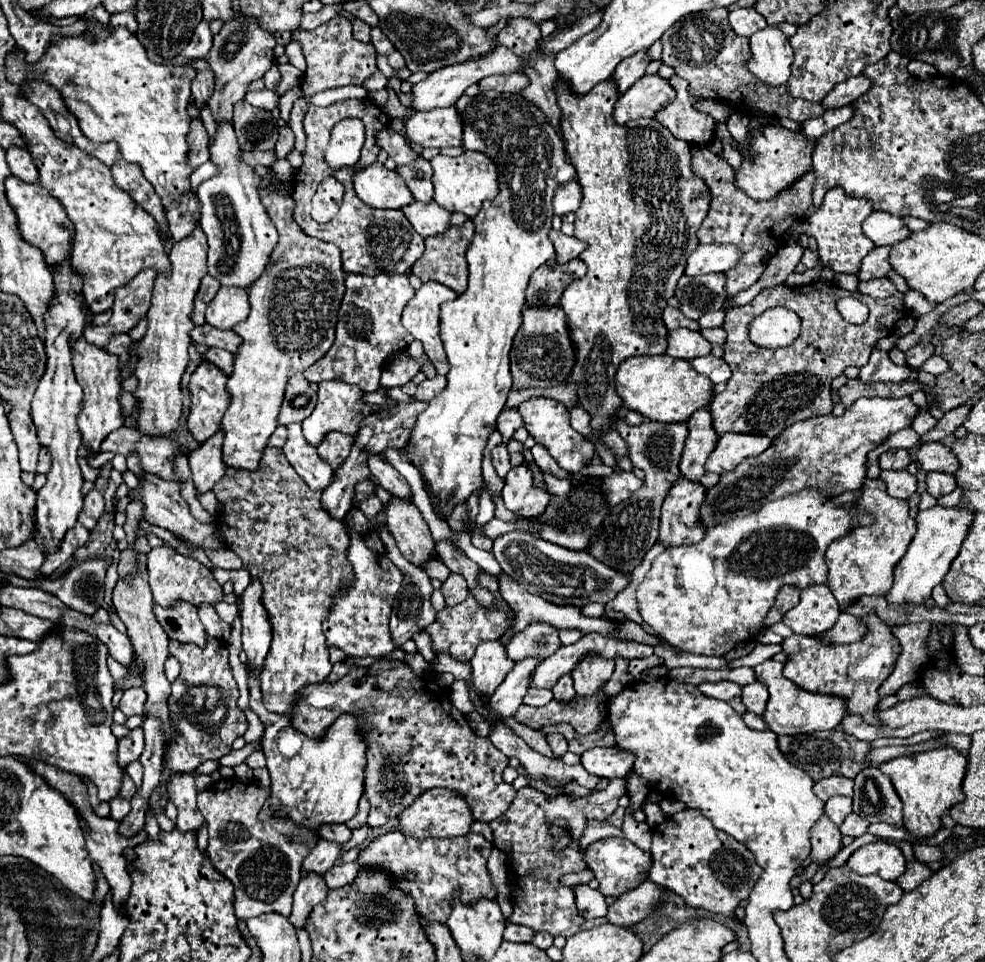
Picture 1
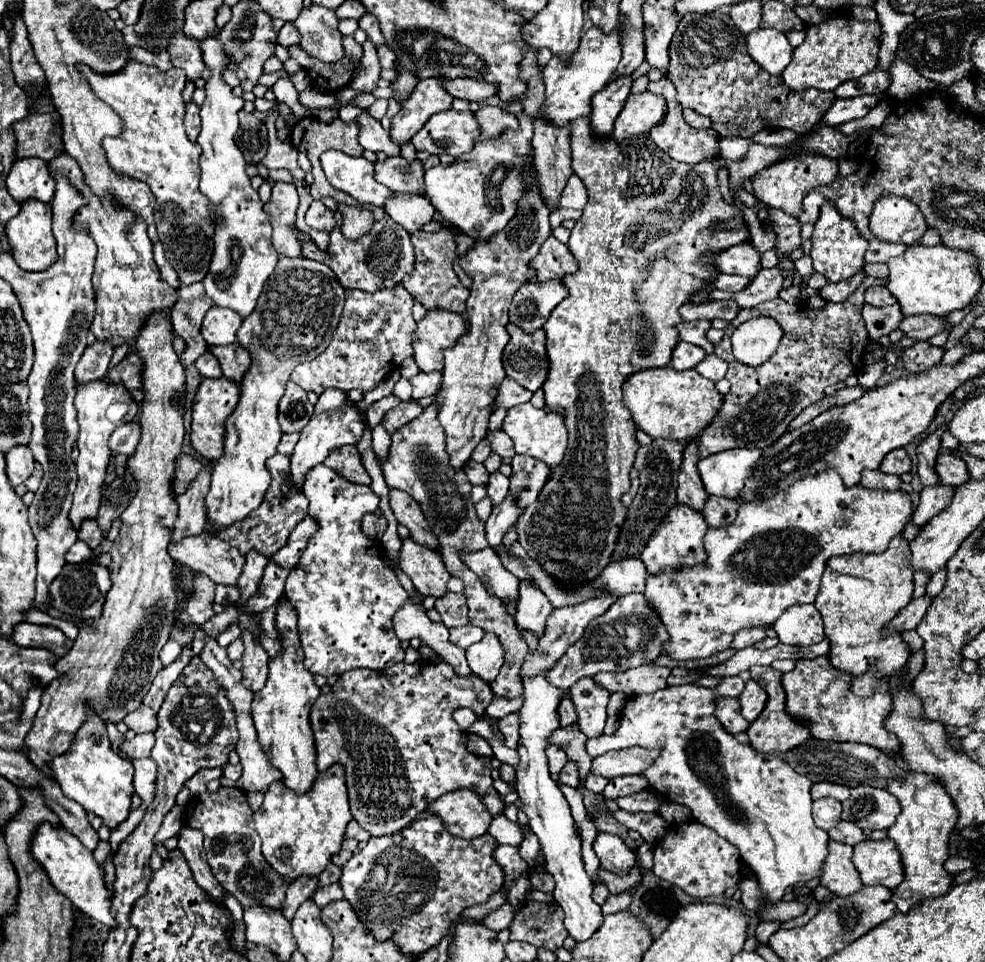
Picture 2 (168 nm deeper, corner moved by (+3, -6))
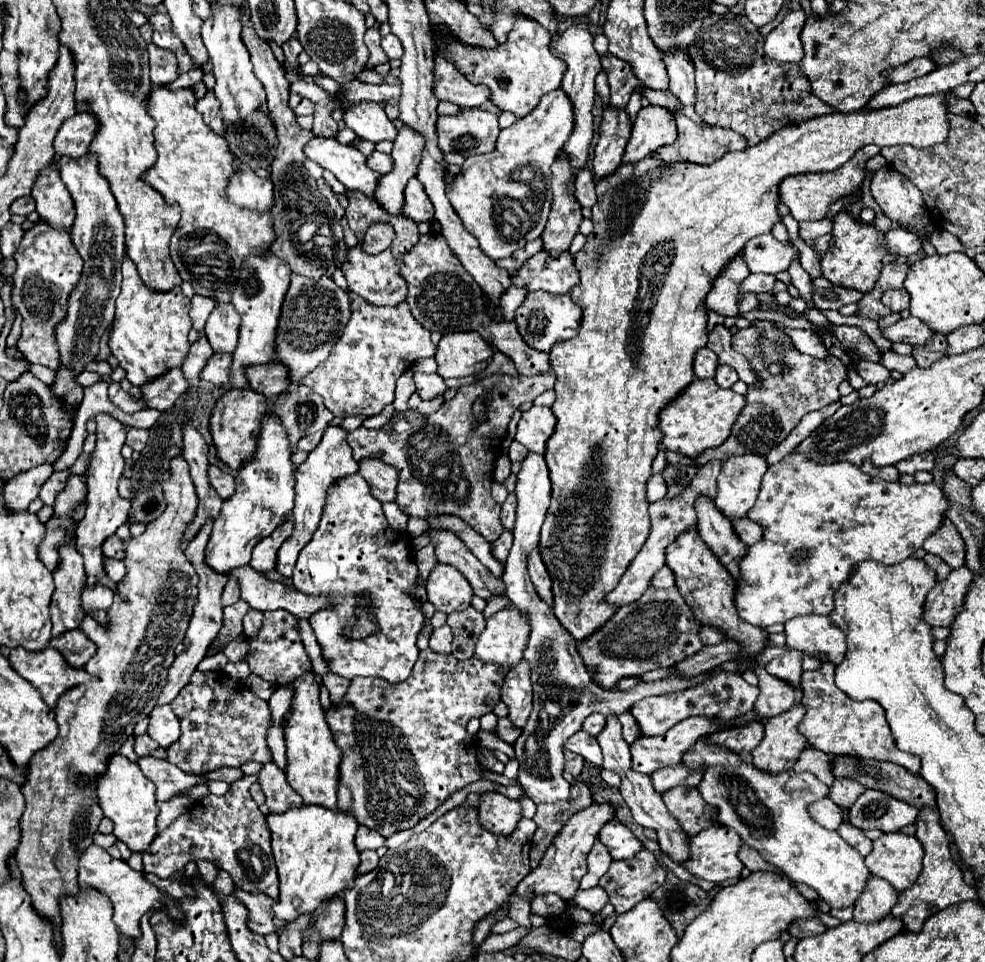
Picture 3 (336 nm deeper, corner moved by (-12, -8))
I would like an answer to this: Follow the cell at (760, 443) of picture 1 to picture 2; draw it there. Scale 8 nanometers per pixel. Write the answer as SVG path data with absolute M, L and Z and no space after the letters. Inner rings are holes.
M728 449L704 457L698 463L700 479L710 495L718 497L736 497L744 487L748 469L760 459L760 449Z

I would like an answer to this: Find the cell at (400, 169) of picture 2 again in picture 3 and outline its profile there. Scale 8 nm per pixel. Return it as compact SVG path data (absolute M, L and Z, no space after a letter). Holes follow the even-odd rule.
M373 151L373 153L367 157L367 167L371 167L373 171L385 175L387 171L393 169L393 159L391 159L391 155L385 155L385 153L379 153L379 151Z

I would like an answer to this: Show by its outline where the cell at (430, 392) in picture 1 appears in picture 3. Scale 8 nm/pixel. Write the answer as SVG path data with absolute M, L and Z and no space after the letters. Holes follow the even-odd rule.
M415 373L415 387L417 387L417 395L421 399L433 399L435 395L441 395L447 391L447 385L443 383L443 379L437 373L435 375Z

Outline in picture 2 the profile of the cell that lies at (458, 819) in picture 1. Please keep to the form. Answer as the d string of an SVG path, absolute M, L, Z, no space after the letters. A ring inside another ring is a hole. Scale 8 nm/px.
M468 789L446 793L438 797L428 811L434 817L440 817L448 833L460 839L474 839L488 831L492 815L482 805L480 797Z

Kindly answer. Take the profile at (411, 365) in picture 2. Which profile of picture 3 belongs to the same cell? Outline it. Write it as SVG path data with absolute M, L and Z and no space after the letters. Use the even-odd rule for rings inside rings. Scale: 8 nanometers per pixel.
M429 357L429 359L419 359L419 361L415 361L415 363L411 365L411 369L413 369L415 373L435 373L437 363L435 363L433 357Z

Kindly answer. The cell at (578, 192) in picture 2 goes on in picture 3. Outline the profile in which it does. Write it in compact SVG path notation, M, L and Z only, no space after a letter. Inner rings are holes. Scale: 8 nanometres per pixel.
M581 169L575 177L575 197L583 207L593 207L597 203L593 173L589 169Z

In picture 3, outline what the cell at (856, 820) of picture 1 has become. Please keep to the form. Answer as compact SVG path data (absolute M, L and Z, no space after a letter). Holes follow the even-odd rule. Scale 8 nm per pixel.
M843 823L843 825L837 829L837 833L839 833L851 847L855 847L861 857L865 857L867 853L871 853L873 841L867 839L859 827L855 827L855 825L851 825L851 823Z

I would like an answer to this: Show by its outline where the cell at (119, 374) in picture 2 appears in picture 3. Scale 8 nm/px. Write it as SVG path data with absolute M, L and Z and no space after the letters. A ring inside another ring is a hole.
M171 369L165 375L157 377L155 381L141 387L143 391L143 403L147 409L165 411L173 407L173 403L189 391L189 383L183 377L181 369Z

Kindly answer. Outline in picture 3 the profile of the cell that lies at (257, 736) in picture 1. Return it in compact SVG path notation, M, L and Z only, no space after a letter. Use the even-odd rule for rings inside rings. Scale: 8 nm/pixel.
M273 761L263 765L259 773L259 785L267 797L265 803L269 807L269 813L283 813L289 807L303 805L301 797L289 787L285 773Z

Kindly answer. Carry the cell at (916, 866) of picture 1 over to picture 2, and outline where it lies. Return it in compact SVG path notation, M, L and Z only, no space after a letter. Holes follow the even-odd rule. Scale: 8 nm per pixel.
M908 771L902 779L888 781L888 791L902 807L896 823L888 829L888 837L896 843L904 867L904 881L892 891L892 901L902 913L908 913L908 909L916 907L922 899L944 895L952 885L952 879L944 871L942 863L948 857L948 837L956 827L958 809L944 785L926 773Z

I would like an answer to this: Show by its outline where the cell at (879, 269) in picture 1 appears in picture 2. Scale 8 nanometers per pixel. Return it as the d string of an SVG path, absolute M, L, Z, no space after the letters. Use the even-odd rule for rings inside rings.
M858 271L854 277L846 279L846 281L840 281L840 283L828 283L826 287L820 289L820 295L822 299L826 301L832 301L832 303L840 303L840 301L846 301L864 281L866 273L864 271Z

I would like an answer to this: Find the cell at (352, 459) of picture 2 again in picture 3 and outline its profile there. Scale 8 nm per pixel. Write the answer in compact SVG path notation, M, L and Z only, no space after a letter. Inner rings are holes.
M363 459L359 463L359 473L371 485L371 493L375 499L379 499L381 503L395 501L399 477L391 465L383 463L379 459Z

